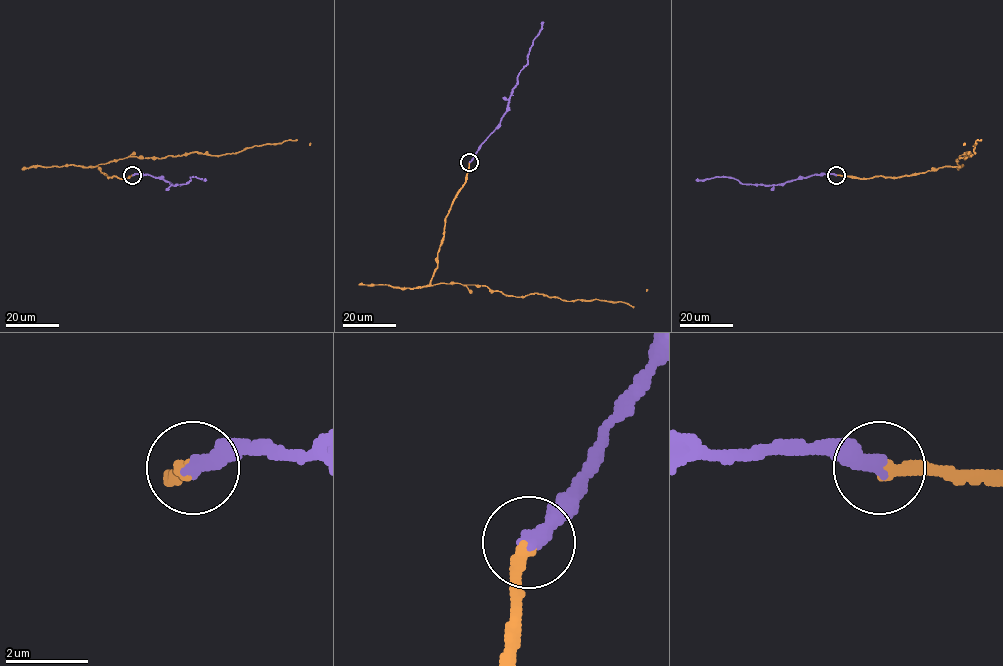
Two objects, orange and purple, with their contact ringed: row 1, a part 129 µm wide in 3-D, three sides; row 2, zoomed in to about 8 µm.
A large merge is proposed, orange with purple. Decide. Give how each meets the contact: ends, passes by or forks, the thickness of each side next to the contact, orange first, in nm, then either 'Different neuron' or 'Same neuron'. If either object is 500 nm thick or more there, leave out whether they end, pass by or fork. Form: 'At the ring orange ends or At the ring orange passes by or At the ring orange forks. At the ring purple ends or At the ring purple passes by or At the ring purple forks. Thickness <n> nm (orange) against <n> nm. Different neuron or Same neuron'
At the ring orange ends. At the ring purple ends. Thickness 340 nm (orange) against 400 nm. Same neuron

